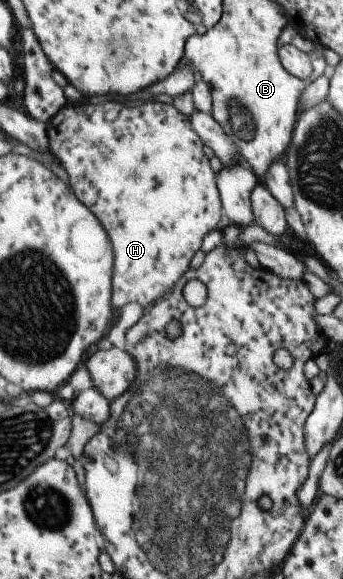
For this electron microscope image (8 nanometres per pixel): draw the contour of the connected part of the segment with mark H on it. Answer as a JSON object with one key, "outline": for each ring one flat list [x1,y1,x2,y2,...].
{"outline":[[151,101,139,104,129,106,116,102,96,107,88,102,66,102,44,123,49,151,68,175,74,197,96,216,108,233,114,257,110,278,112,309,120,309,128,303,138,303,147,309,158,302,189,268,190,259,200,249,202,237,224,222,214,172,202,152,200,137,190,127,188,116,178,112,172,104]]}

